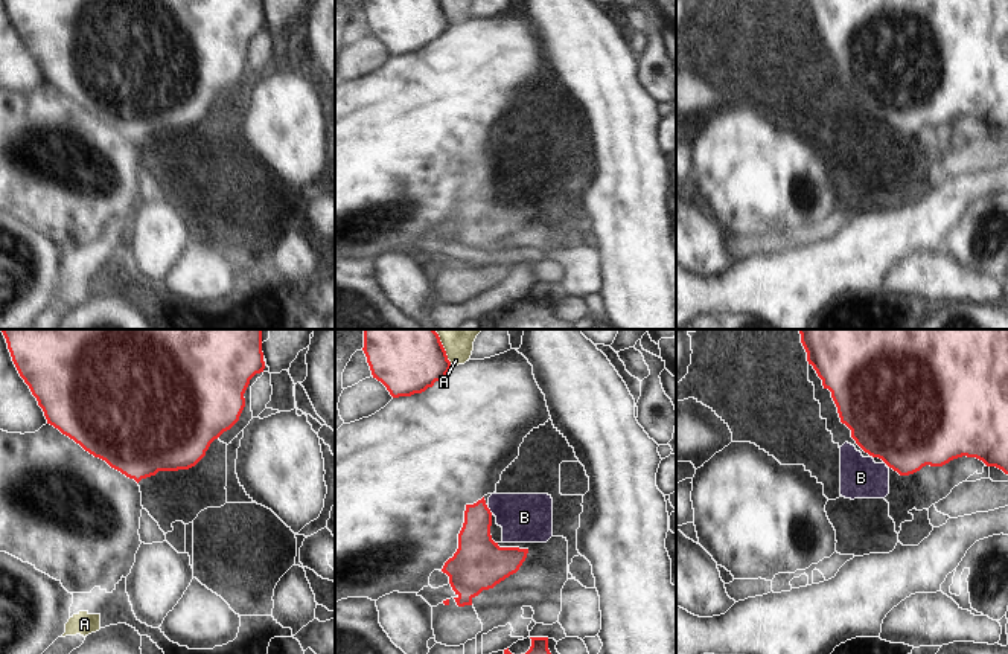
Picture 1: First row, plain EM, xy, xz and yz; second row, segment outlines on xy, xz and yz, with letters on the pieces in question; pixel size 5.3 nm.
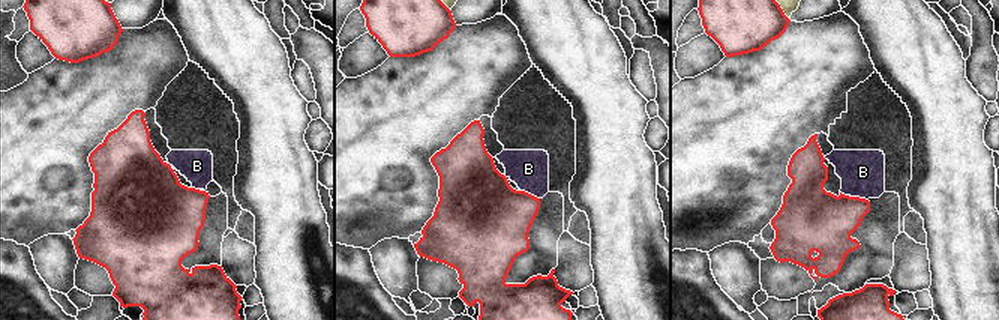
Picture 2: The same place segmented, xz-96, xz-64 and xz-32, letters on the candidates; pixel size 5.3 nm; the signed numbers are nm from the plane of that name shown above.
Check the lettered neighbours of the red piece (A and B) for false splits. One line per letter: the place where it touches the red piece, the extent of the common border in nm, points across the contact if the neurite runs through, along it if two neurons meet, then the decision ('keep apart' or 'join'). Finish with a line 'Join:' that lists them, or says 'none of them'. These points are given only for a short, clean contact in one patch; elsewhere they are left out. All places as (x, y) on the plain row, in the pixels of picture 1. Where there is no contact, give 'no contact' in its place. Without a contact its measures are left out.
A: contact xz (445, 12); length 150 nm; keep apart
B: contact xz (489, 169); length 40 nm; way xz (478, 215), (478, 180), (489, 169), (512, 169), (524, 176); join
Join: B

